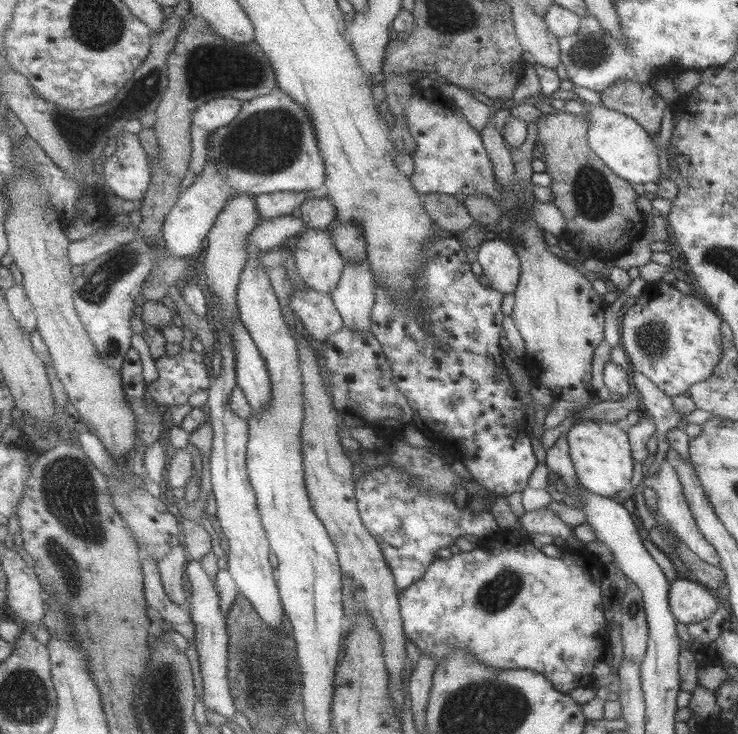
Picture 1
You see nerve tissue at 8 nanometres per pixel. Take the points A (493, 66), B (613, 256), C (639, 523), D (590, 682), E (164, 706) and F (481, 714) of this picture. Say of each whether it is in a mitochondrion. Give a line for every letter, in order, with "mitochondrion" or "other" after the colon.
A: other
B: other
C: other
D: other
E: mitochondrion
F: mitochondrion

